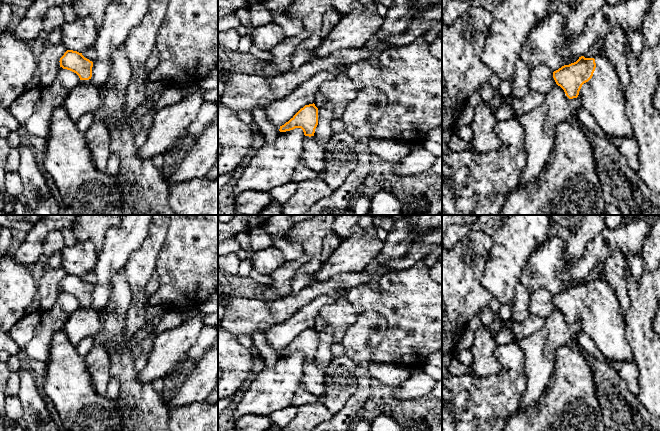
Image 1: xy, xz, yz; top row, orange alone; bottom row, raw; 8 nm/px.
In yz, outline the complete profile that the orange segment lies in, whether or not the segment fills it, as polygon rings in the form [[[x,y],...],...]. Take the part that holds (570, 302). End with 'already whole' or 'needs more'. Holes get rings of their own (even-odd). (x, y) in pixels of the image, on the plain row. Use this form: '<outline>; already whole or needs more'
[[[599,278],[595,282],[581,280],[576,286],[554,295],[553,302],[569,323],[579,323],[580,330],[593,341],[609,362],[633,361],[633,352],[626,339],[625,316],[616,292],[605,279]]]; needs more

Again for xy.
[[[67,274],[59,286],[60,291],[76,297],[80,302],[80,307],[71,314],[64,327],[69,341],[77,346],[83,339],[96,336],[102,328],[101,314],[91,305],[93,286],[85,282],[82,277],[73,274]]]; needs more

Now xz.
[[[315,328],[305,329],[288,346],[280,350],[280,356],[301,352],[304,356],[304,365],[300,388],[322,398],[325,394],[324,368],[314,361],[318,349],[318,332]]]; needs more

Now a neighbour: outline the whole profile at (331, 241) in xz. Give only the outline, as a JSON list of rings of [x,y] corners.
[[[333,231],[328,233],[322,242],[322,254],[321,261],[325,263],[331,254],[337,249],[340,245],[342,239],[338,237]]]

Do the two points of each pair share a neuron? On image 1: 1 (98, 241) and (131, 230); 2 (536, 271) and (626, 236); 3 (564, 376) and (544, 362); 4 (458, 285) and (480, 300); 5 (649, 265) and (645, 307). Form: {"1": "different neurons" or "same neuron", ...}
{"1": "different neurons", "2": "same neuron", "3": "different neurons", "4": "same neuron", "5": "different neurons"}

